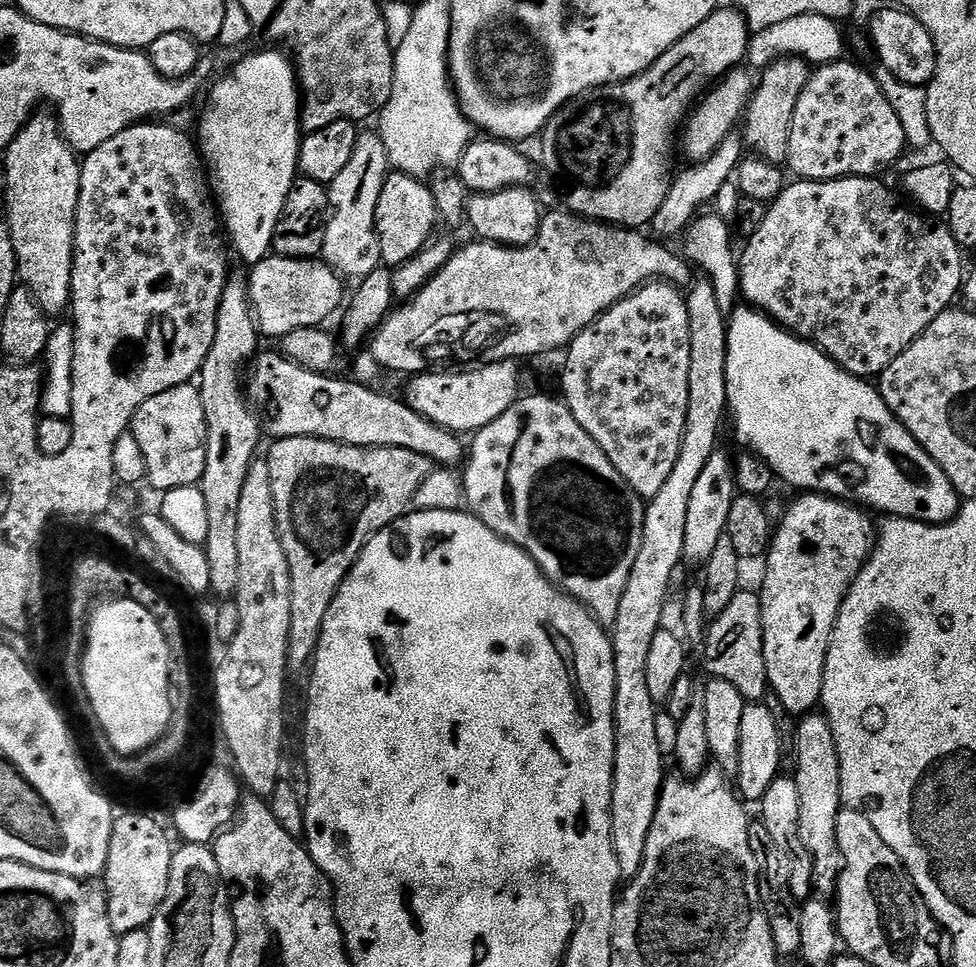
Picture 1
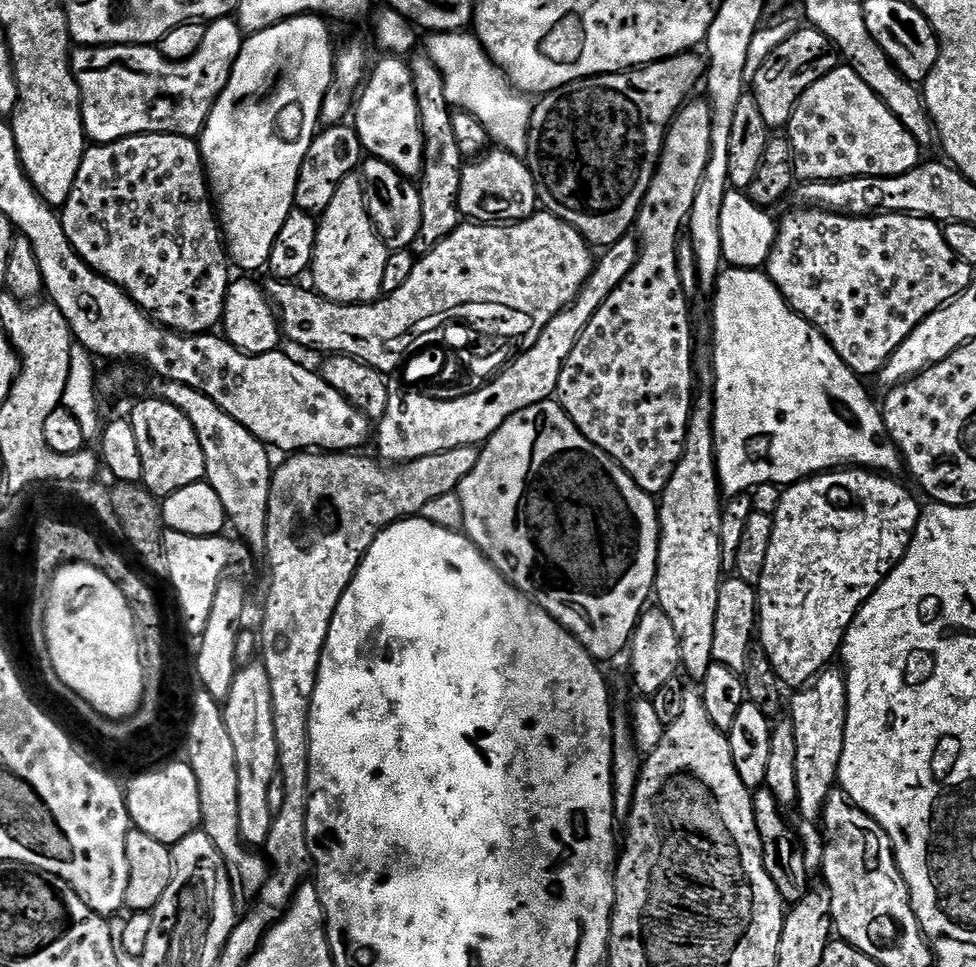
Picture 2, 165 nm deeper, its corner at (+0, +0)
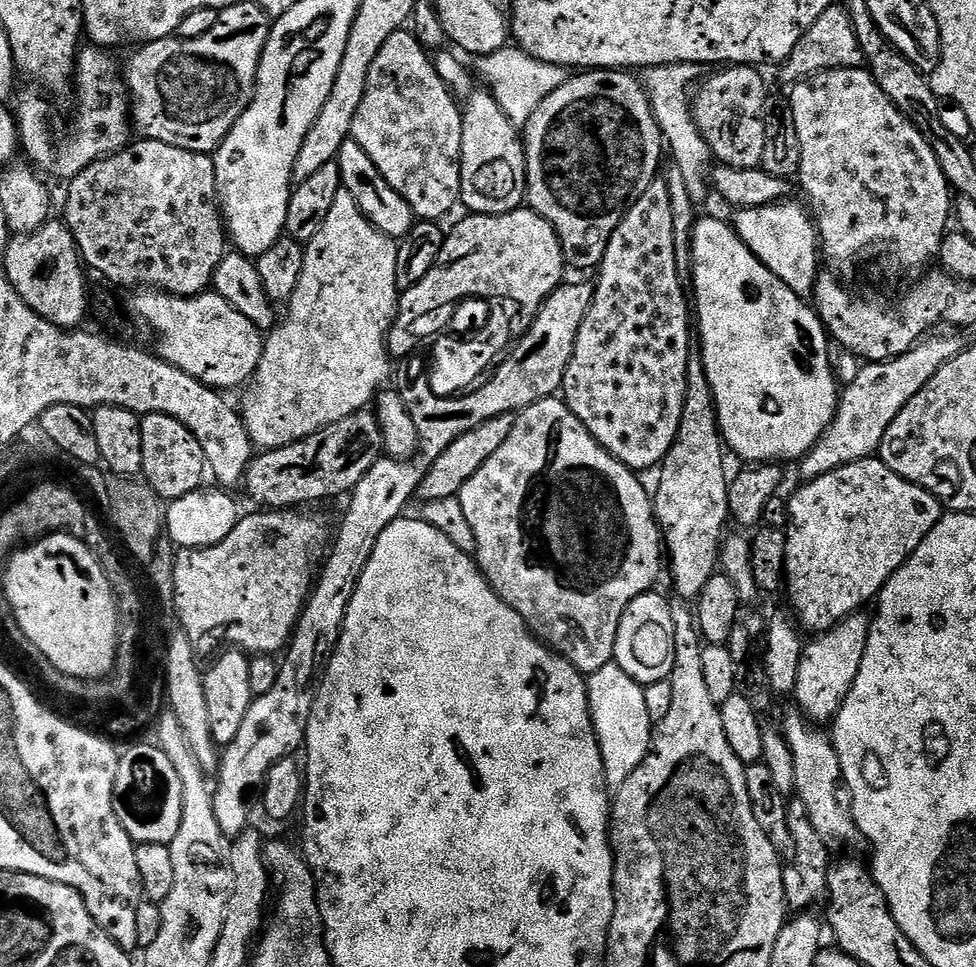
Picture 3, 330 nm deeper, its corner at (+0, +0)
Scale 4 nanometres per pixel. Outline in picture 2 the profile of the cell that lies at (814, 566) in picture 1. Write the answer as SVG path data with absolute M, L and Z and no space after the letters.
M845 466L839 470L821 472L815 476L809 476L807 480L787 485L783 489L777 512L772 516L774 534L770 534L770 551L766 554L766 570L762 572L762 578L758 585L756 606L758 609L758 643L766 650L766 654L770 658L770 666L774 666L780 683L785 689L799 690L803 688L819 672L823 672L825 668L829 667L835 661L832 660L835 656L837 659L844 636L848 632L848 627L854 622L860 607L871 598L878 585L902 562L902 558L908 552L912 535L916 532L922 511L922 504L916 501L917 493L913 492L906 485L899 484L891 475L859 466Z

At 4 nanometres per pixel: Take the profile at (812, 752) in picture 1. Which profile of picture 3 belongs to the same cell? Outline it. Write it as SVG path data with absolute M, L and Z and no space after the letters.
M863 611L855 612L830 630L813 635L804 645L794 701L799 711L817 726L828 726L835 721L842 710L842 702L846 702L854 686L854 678L858 678L858 670L862 670L862 654L866 654L866 642L872 629L871 619L864 615Z

